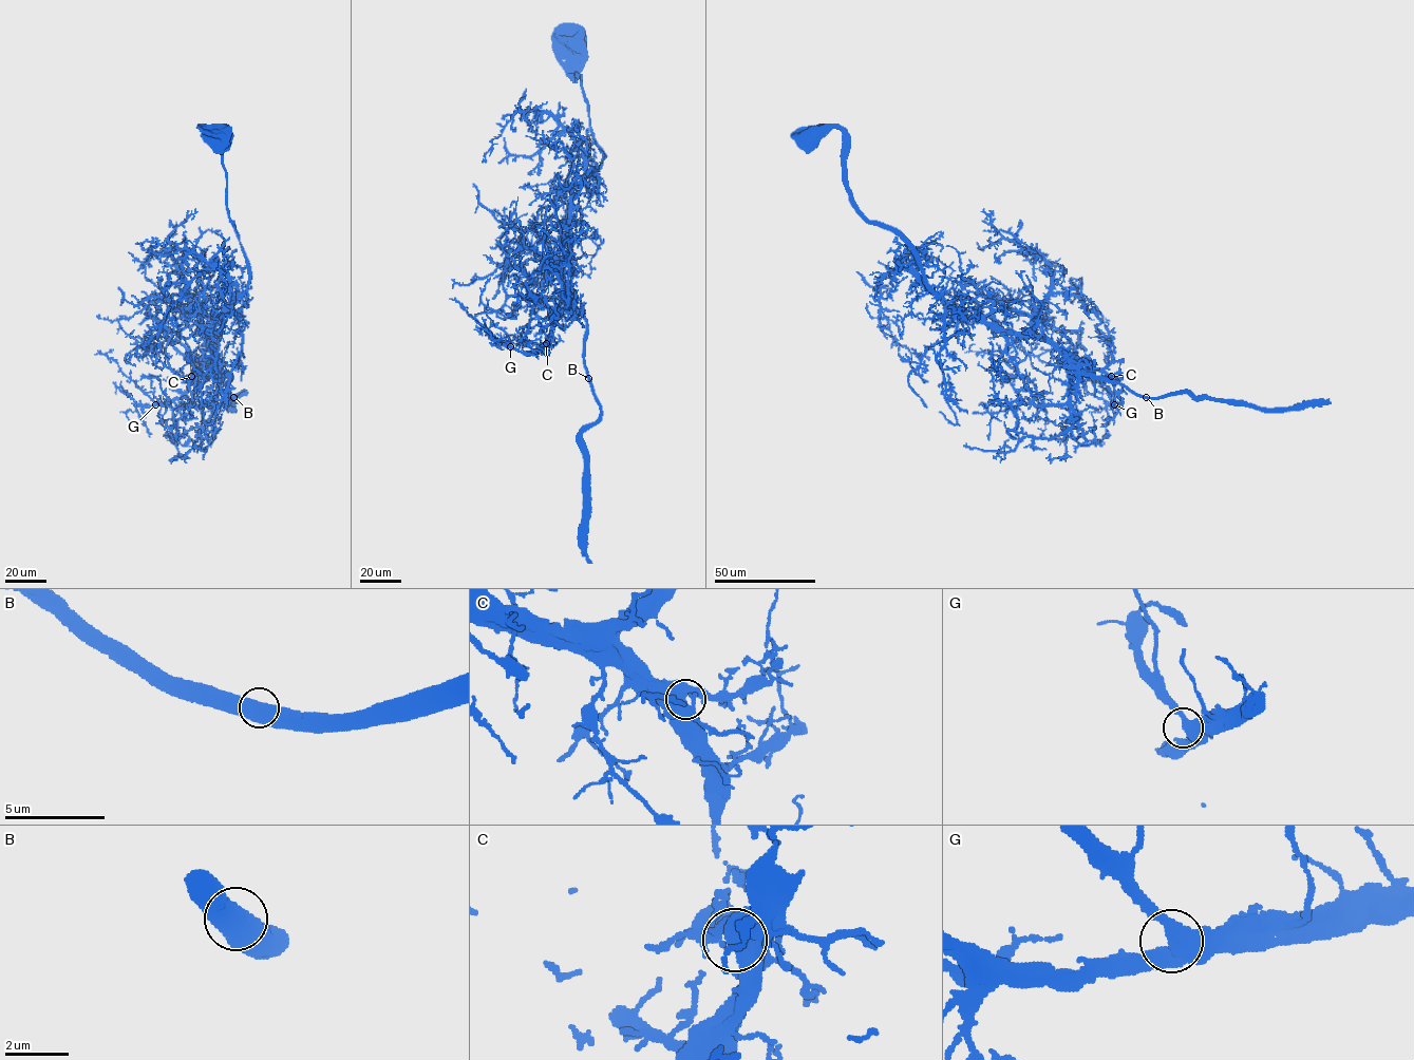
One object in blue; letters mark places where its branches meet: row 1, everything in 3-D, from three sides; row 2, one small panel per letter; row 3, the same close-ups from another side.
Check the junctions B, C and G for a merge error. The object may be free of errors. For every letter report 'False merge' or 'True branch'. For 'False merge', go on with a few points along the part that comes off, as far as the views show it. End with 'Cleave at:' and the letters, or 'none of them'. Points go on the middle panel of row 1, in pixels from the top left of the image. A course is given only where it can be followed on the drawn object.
B: True branch
C: True branch
G: True branch
Cleave at: none of them

